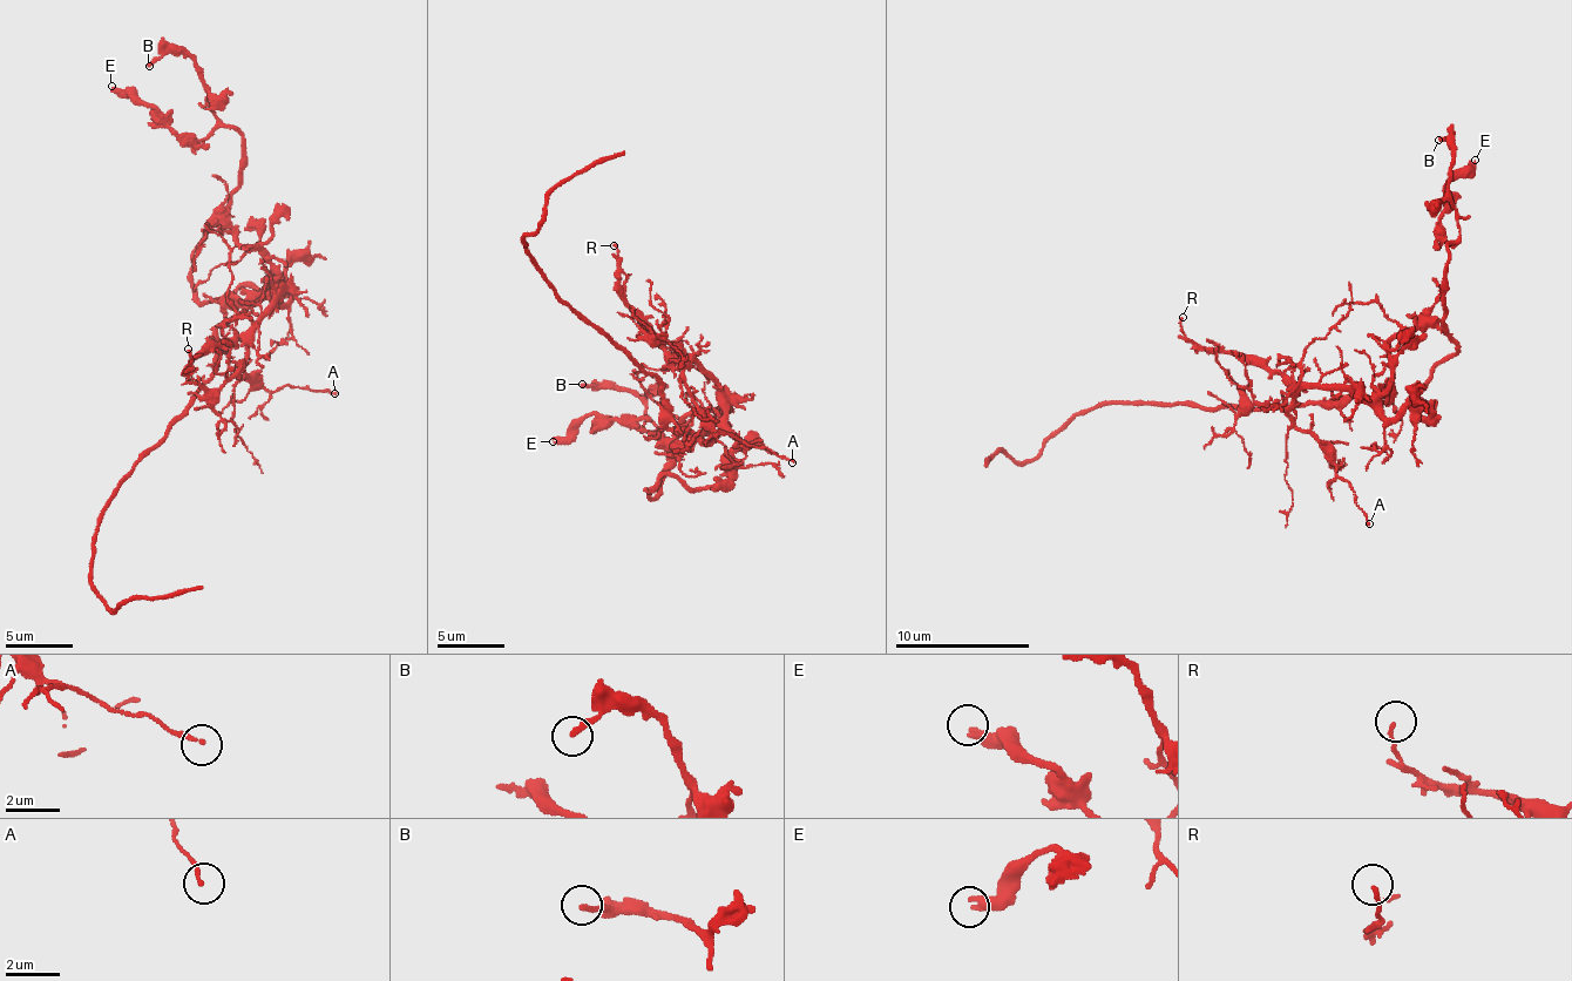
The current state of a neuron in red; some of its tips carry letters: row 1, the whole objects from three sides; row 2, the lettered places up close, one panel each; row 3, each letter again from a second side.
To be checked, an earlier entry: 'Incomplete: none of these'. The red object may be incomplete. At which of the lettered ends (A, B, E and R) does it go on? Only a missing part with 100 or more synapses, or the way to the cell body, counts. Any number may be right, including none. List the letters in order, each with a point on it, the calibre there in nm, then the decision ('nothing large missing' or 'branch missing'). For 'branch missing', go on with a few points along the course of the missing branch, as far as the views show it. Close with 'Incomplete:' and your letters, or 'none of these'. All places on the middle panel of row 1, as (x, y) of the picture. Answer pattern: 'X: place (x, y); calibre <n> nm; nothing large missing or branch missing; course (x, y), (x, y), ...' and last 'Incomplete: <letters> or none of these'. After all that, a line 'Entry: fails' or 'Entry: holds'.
A: place (792, 462); calibre 160 nm; nothing large missing
B: place (582, 384); calibre 200 nm; nothing large missing
E: place (553, 441); calibre 360 nm; nothing large missing
R: place (614, 245); calibre 130 nm; nothing large missing
Incomplete: none of these
Entry: holds

